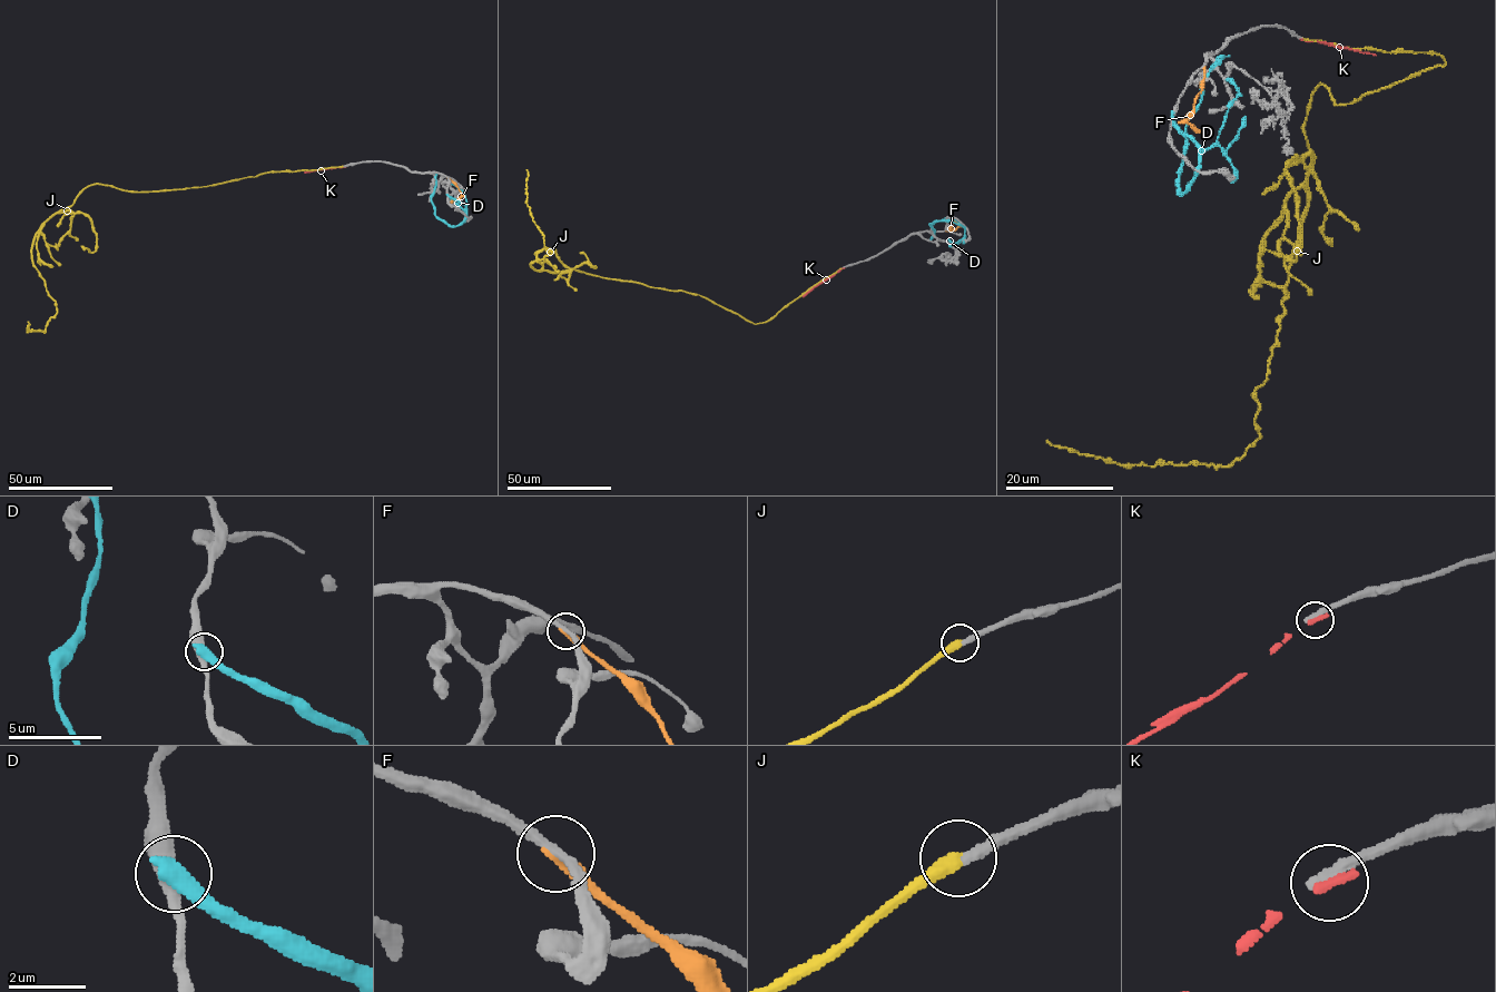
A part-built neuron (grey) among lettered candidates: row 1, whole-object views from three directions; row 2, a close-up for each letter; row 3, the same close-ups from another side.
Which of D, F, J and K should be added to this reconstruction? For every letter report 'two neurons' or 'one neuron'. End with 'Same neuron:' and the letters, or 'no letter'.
D: two neurons
F: two neurons
J: one neuron
K: two neurons
Same neuron: J

